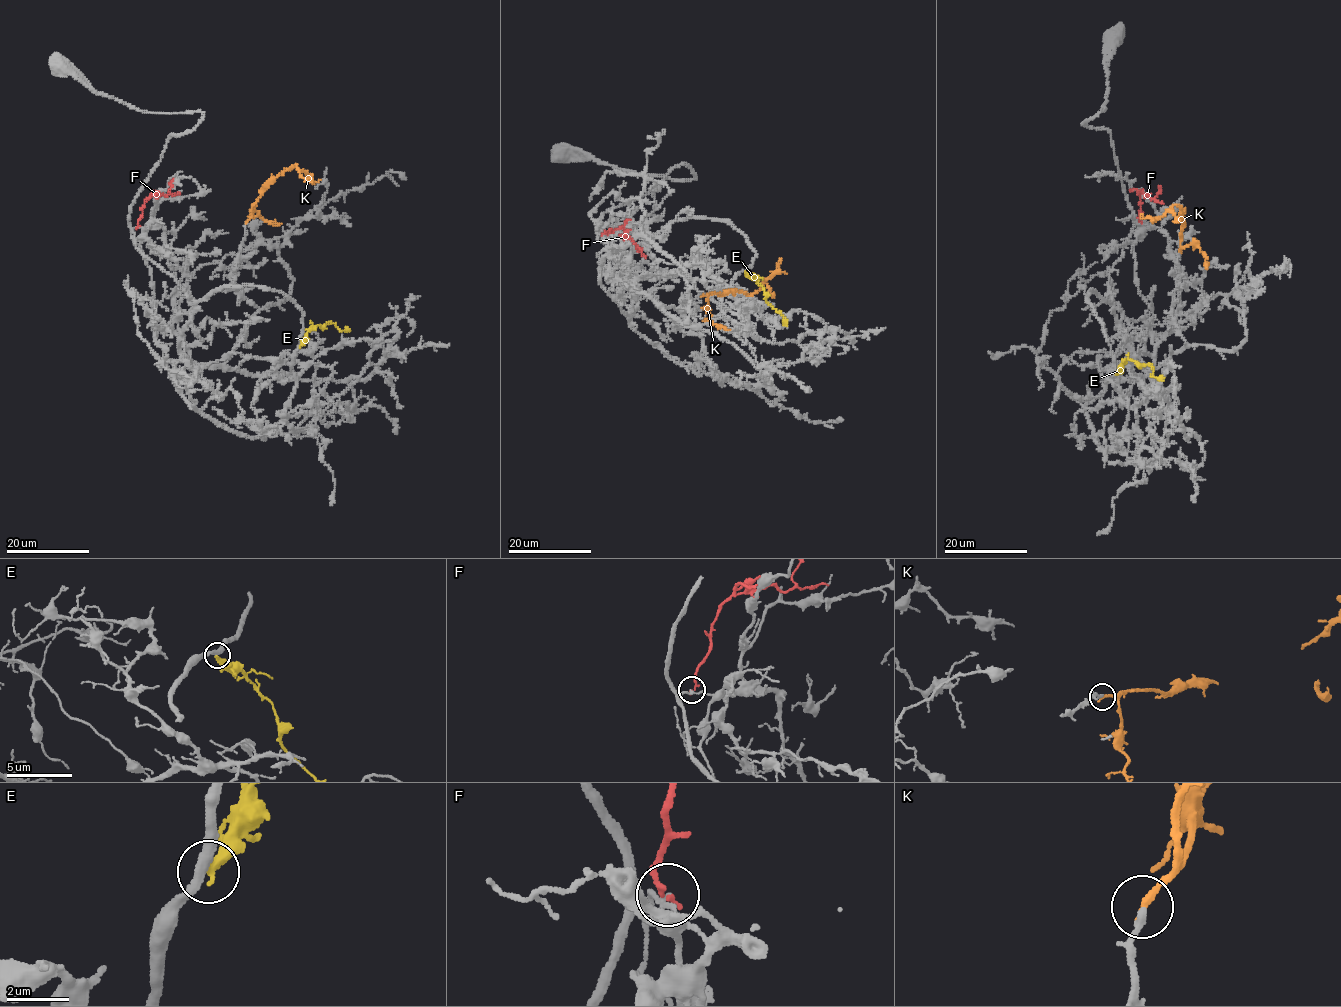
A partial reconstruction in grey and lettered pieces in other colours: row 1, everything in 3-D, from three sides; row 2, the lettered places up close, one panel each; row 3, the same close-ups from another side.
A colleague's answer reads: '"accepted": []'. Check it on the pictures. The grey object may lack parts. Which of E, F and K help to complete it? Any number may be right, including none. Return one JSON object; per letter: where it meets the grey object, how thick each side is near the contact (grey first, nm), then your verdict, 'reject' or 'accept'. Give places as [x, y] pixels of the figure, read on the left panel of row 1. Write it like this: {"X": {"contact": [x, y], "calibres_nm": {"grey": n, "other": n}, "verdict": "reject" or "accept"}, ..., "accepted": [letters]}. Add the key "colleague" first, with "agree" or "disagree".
{"colleague": "disagree", "E": {"contact": [300, 346], "calibres_nm": {"grey": 320, "other": 340}, "verdict": "reject"}, "F": {"contact": [136, 226], "calibres_nm": {"grey": 120, "other": 150}, "verdict": "reject"}, "K": {"contact": [247, 221], "calibres_nm": {"grey": 190, "other": 240}, "verdict": "accept"}, "accepted": ["K"]}

